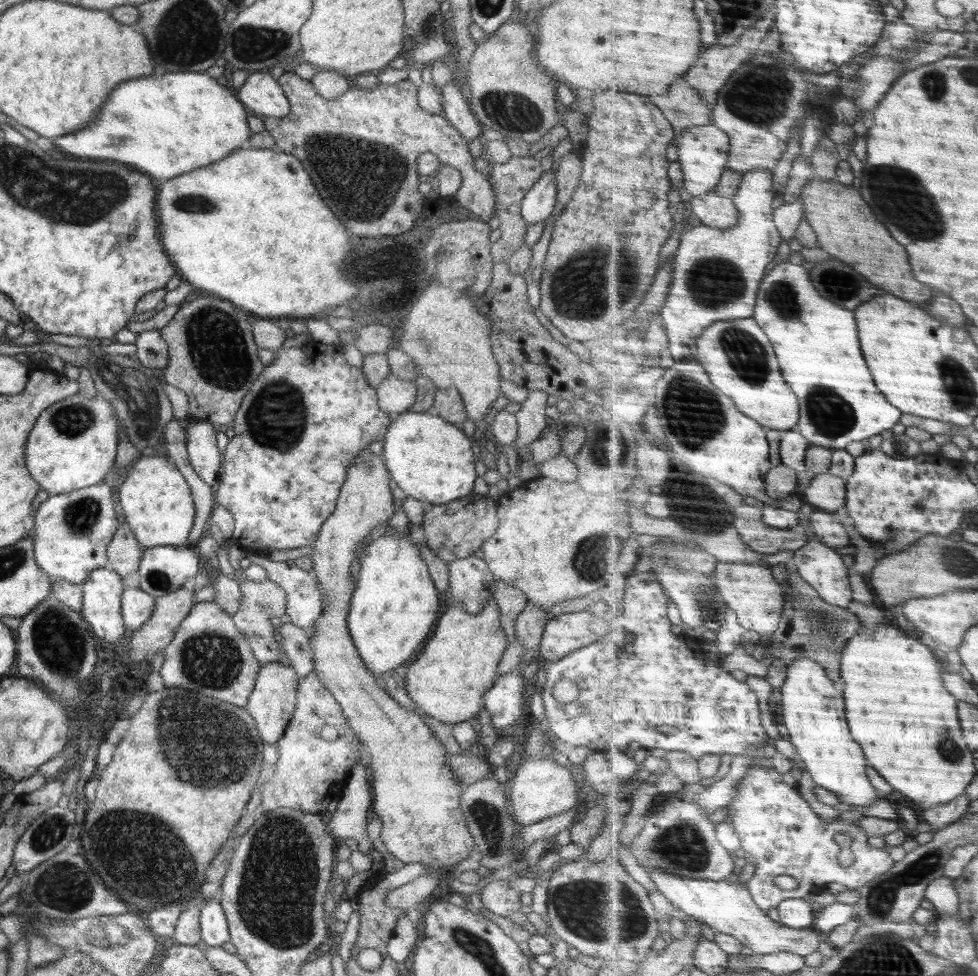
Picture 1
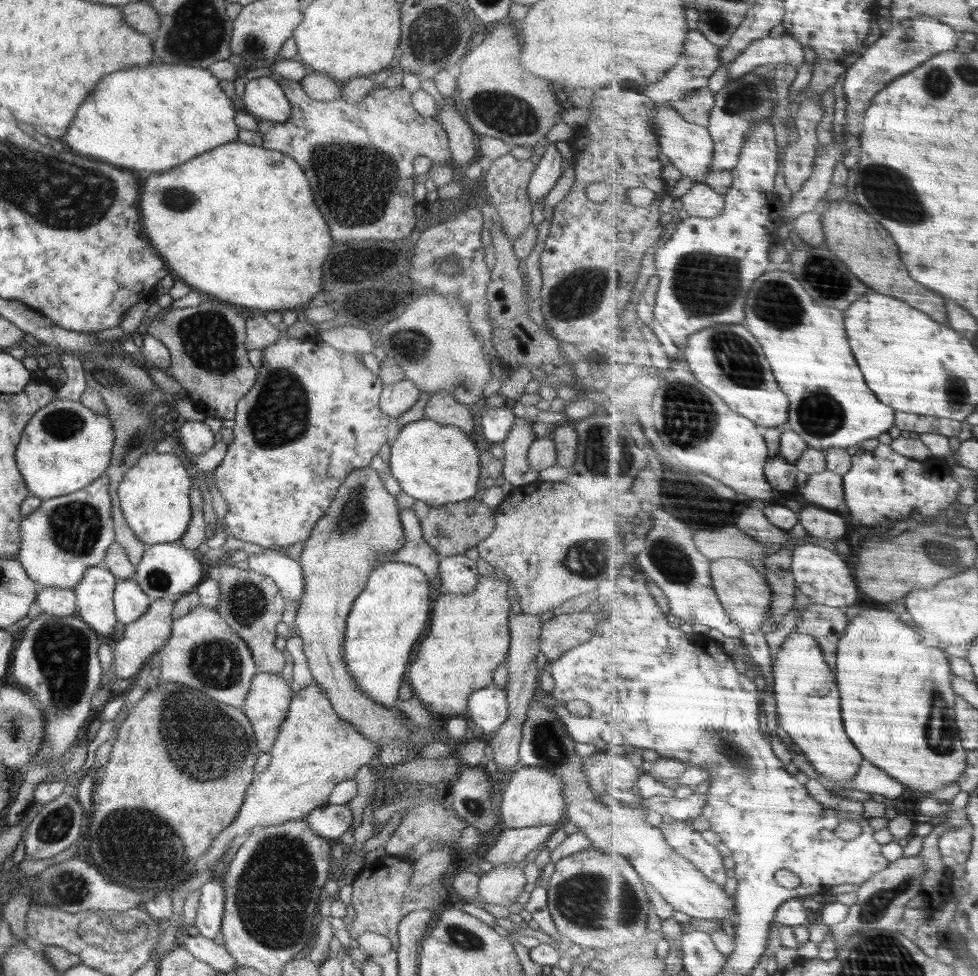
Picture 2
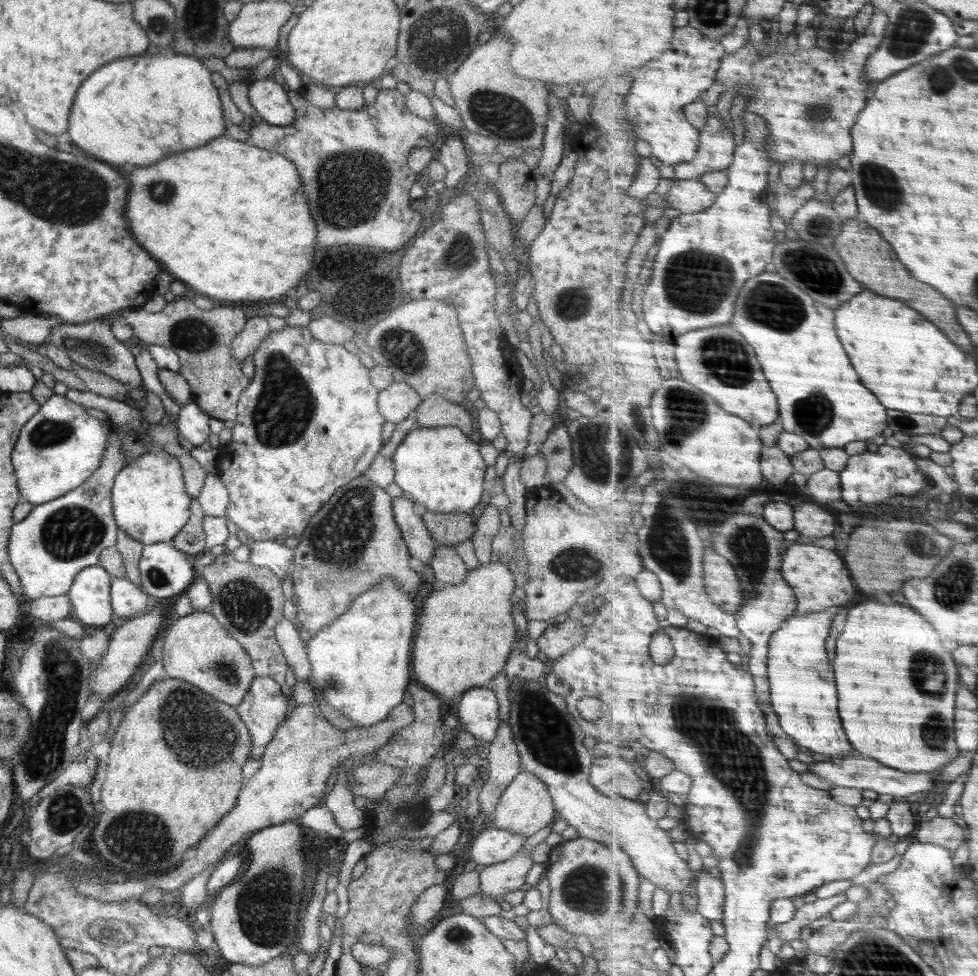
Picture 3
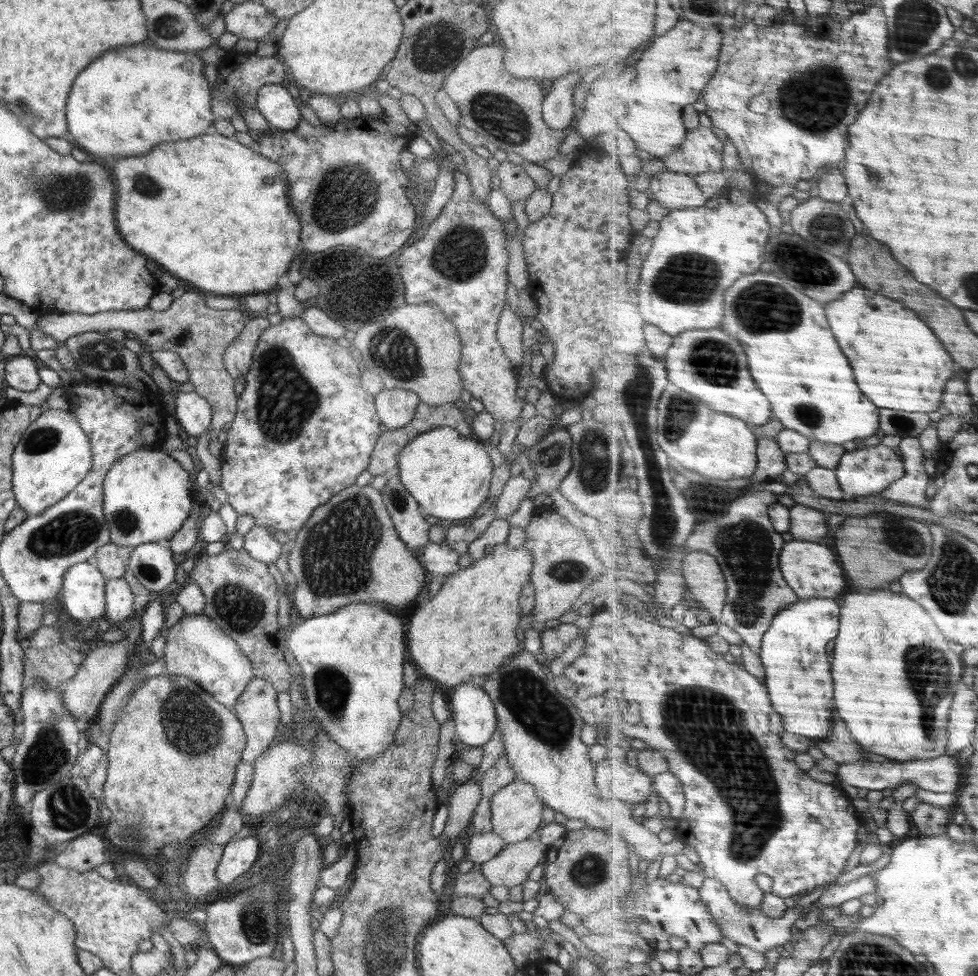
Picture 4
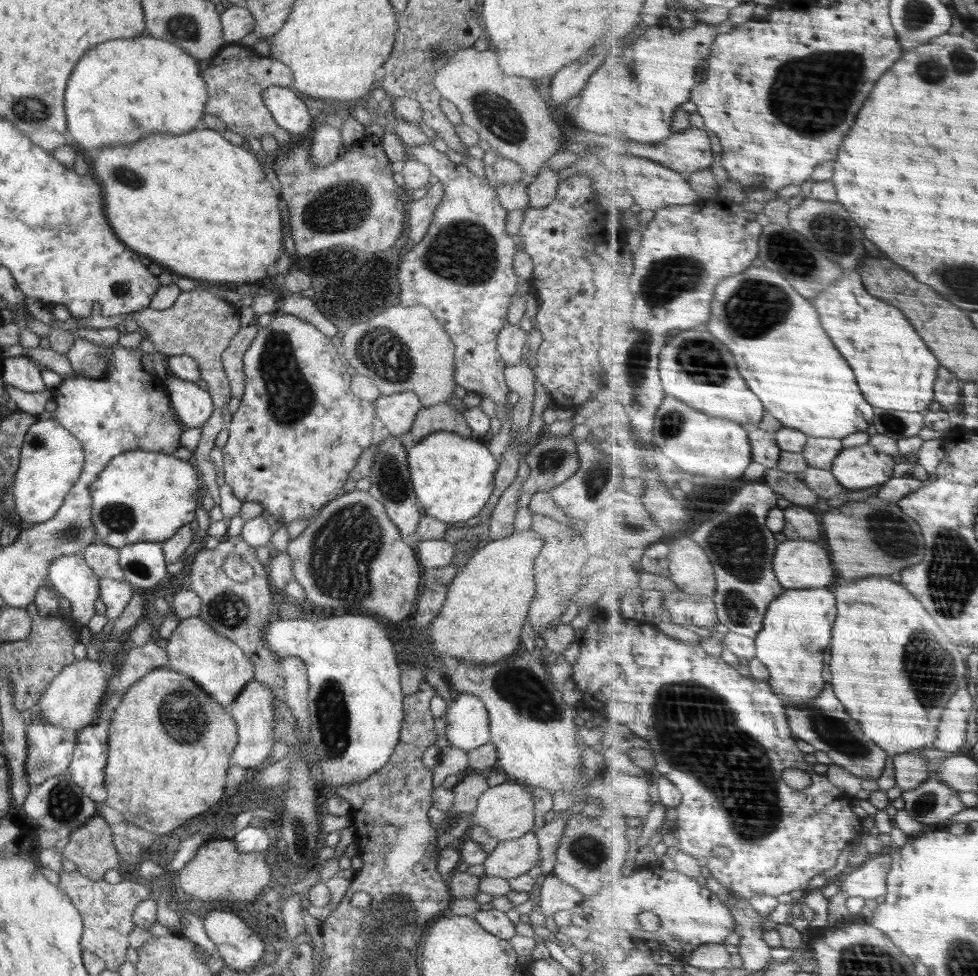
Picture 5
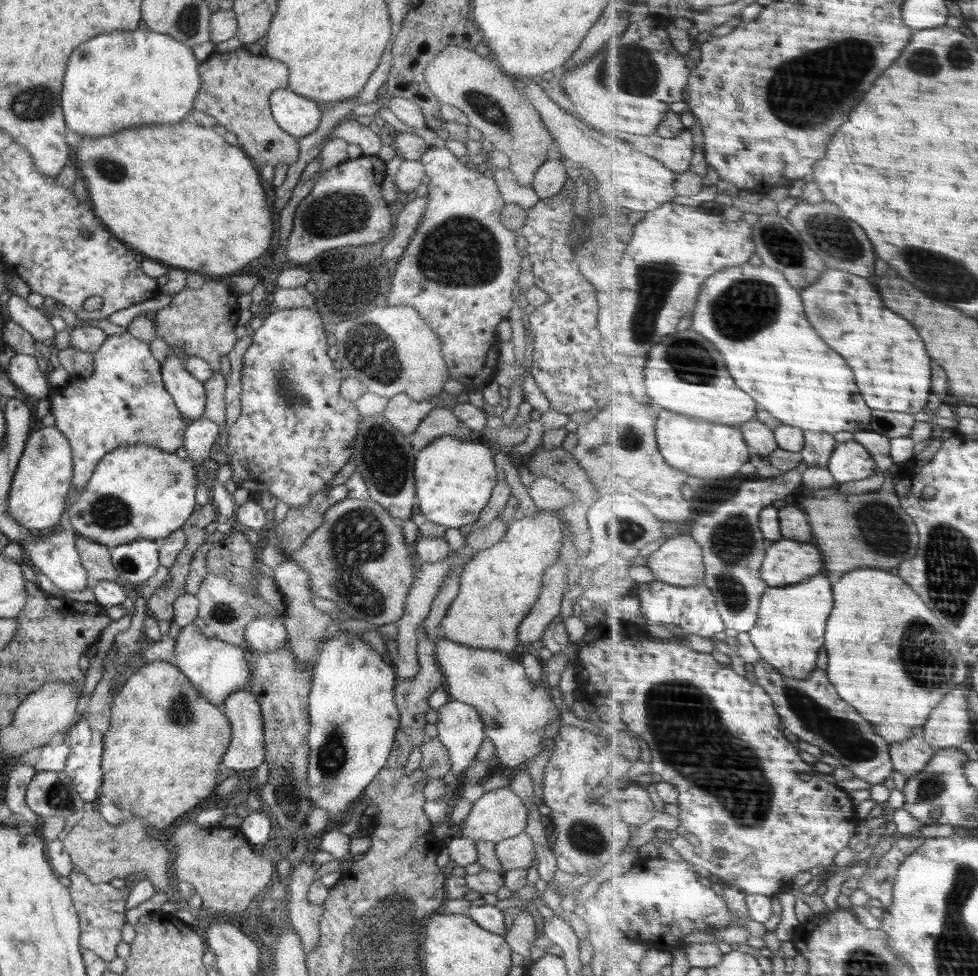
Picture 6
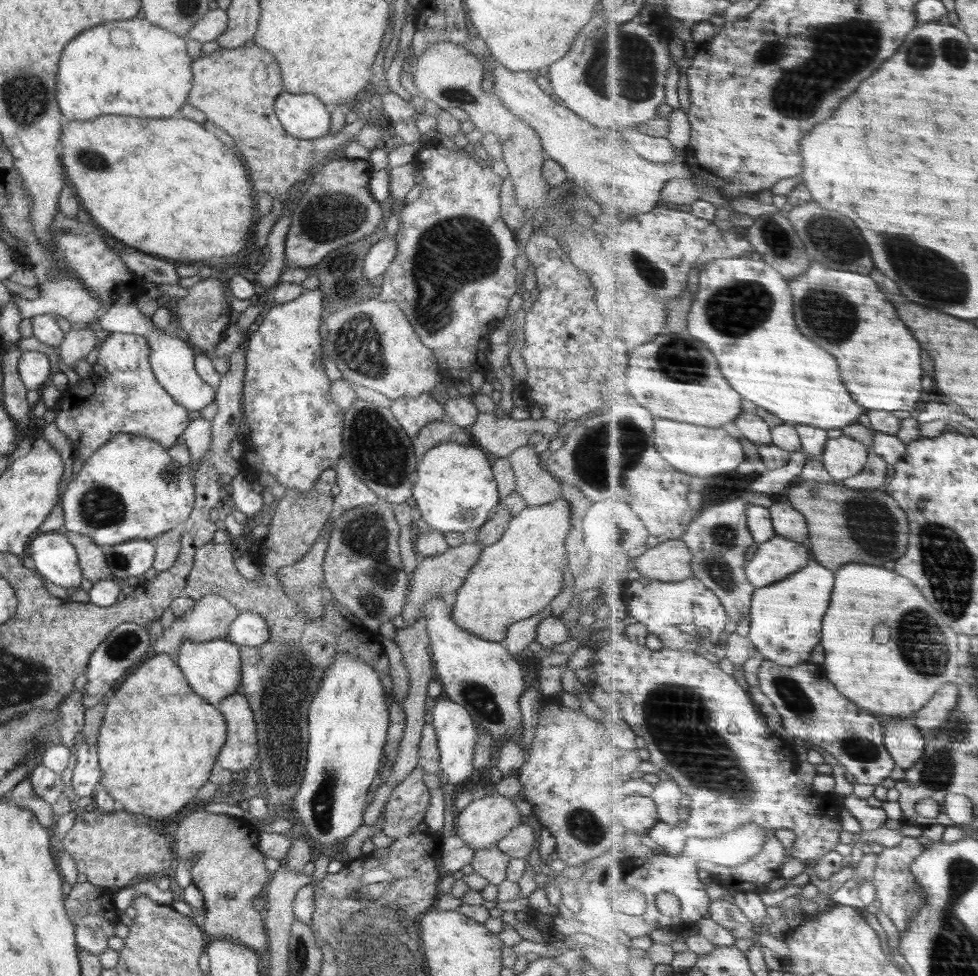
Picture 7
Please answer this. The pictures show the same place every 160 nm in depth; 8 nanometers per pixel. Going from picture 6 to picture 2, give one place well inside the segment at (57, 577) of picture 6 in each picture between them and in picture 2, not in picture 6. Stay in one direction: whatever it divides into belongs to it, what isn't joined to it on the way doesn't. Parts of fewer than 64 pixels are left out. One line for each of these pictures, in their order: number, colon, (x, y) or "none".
2: (94, 593)
3: (90, 594)
4: (83, 589)
5: (70, 577)

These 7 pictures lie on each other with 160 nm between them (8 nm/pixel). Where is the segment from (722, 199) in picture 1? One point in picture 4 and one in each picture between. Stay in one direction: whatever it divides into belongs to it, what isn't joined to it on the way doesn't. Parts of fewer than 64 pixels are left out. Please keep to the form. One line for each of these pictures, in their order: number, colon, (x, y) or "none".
2: (702, 200)
3: (692, 196)
4: (675, 190)

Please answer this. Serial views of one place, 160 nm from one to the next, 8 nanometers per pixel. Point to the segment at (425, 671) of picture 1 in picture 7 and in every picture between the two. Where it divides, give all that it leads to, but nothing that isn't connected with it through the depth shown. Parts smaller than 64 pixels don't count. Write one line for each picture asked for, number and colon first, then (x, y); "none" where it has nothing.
2: (472, 631)
3: (463, 638)
4: (469, 627)
5: (481, 619)
6: (498, 586)
7: (515, 578)

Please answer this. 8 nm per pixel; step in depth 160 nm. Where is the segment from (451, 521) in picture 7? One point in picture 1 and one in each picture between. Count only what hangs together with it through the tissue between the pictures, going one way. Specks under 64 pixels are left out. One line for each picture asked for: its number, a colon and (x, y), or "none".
1: (431, 460)
2: (437, 465)
3: (440, 467)
4: (449, 476)
5: (453, 477)
6: (454, 480)

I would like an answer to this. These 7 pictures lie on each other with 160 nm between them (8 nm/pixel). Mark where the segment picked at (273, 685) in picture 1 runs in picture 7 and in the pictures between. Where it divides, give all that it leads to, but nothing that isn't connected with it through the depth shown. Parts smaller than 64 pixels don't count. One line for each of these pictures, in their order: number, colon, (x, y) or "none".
2: (267, 703)
3: (263, 708)
4: (257, 709)
5: (252, 710)
6: (246, 752)
7: (240, 750)

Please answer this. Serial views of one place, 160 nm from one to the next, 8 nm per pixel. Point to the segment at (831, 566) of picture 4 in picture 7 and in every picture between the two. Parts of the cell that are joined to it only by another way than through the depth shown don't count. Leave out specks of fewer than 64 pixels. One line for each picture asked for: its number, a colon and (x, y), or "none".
5: (799, 564)
6: (789, 562)
7: (772, 562)

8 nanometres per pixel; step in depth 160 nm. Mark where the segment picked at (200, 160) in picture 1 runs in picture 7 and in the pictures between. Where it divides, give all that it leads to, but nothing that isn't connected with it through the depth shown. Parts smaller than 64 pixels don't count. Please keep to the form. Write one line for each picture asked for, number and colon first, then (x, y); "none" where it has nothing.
2: (155, 118)
3: (135, 110)
4: (130, 99)
5: (129, 87)
6: (123, 79)
7: (132, 67)

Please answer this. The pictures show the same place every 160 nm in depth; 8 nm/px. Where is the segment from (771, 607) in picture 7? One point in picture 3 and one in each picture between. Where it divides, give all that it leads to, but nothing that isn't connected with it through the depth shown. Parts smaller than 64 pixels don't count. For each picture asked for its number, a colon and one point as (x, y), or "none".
3: (803, 681)
4: (799, 673)
5: (799, 627)
6: (791, 631)

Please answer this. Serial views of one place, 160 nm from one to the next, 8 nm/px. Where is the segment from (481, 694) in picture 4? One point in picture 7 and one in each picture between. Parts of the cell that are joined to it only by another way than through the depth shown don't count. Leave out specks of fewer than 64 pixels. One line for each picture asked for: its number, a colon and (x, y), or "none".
5: (468, 727)
6: (460, 729)
7: (456, 731)

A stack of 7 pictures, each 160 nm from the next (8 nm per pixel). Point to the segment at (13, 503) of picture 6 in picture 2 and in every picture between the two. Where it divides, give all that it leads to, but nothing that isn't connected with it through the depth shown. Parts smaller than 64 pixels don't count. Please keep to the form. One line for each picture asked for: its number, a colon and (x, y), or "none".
2: (65, 446)
3: (58, 449)
4: (53, 456)
5: (51, 462)

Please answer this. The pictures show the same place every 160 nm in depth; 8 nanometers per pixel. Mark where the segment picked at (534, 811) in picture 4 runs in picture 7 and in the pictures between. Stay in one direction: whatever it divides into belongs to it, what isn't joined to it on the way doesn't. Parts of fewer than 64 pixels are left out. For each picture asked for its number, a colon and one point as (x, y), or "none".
5: (506, 811)
6: (498, 814)
7: (485, 821)

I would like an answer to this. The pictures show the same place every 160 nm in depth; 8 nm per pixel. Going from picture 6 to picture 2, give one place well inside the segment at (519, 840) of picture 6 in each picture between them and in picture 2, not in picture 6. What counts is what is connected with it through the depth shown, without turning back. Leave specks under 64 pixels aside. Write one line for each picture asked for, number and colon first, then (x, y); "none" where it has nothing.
2: (501, 886)
3: (496, 880)
4: (510, 867)
5: (509, 859)

